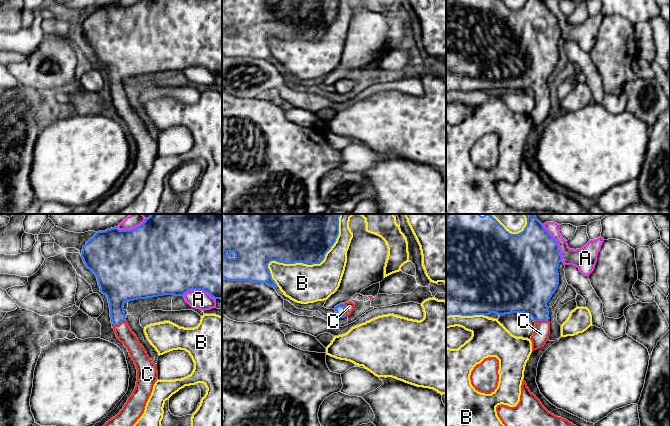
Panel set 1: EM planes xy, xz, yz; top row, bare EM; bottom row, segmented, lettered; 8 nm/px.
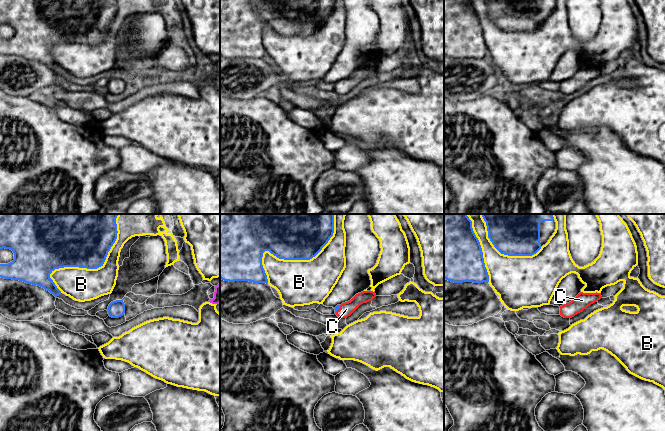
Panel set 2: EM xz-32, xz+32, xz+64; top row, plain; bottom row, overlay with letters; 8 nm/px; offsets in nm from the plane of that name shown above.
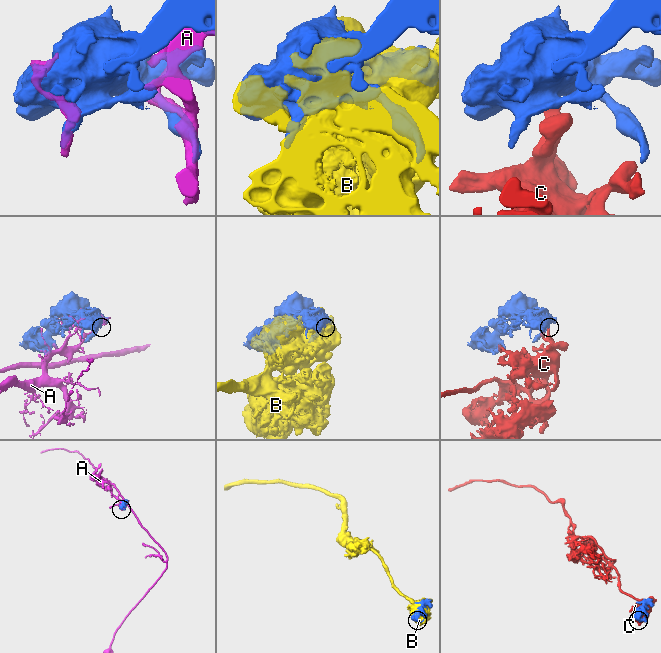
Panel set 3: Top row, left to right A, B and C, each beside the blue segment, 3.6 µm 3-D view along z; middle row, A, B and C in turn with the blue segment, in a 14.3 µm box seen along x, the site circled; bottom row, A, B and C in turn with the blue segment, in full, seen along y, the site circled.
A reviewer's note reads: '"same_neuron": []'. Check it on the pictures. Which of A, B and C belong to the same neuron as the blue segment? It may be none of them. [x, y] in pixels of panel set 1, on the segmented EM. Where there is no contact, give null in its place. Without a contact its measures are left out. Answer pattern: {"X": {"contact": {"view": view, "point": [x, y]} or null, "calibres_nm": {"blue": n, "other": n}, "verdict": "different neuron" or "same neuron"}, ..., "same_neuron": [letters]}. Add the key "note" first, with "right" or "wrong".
{"note": "wrong", "A": {"contact": {"view": "yz", "point": [556, 242]}, "calibres_nm": {"blue": 460, "other": 160}, "verdict": "different neuron"}, "B": {"contact": {"view": "xz", "point": [307, 264]}, "calibres_nm": {"blue": 480, "other": 320}, "verdict": "different neuron"}, "C": {"contact": {"view": "yz", "point": [541, 320]}, "calibres_nm": {"blue": 340, "other": 130}, "verdict": "same neuron"}, "same_neuron": ["C"]}

